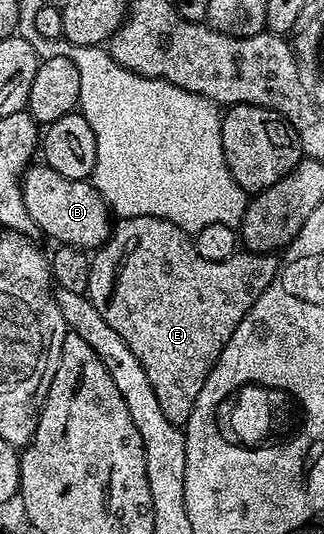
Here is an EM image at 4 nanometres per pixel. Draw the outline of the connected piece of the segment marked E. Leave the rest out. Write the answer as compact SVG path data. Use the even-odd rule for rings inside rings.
M124 217L113 226L110 238L103 245L98 246L96 252L91 256L86 293L96 307L96 311L100 311L100 315L104 315L104 323L108 323L108 327L112 327L112 331L116 331L116 335L120 335L120 339L124 339L124 343L128 343L132 355L136 355L136 359L140 361L140 367L144 367L144 375L148 375L148 383L152 383L152 391L156 391L156 400L160 403L160 411L164 411L164 415L168 415L168 419L173 425L182 427L185 426L188 415L192 415L192 407L196 407L196 395L200 395L200 387L204 387L204 379L208 379L216 359L220 359L220 351L224 351L228 339L232 339L236 327L240 327L244 315L248 315L248 311L256 303L256 299L260 299L260 295L264 295L268 283L272 283L272 279L276 275L279 264L279 258L274 253L249 251L239 251L232 255L232 259L212 263L212 259L200 259L193 240L180 227L159 217Z

